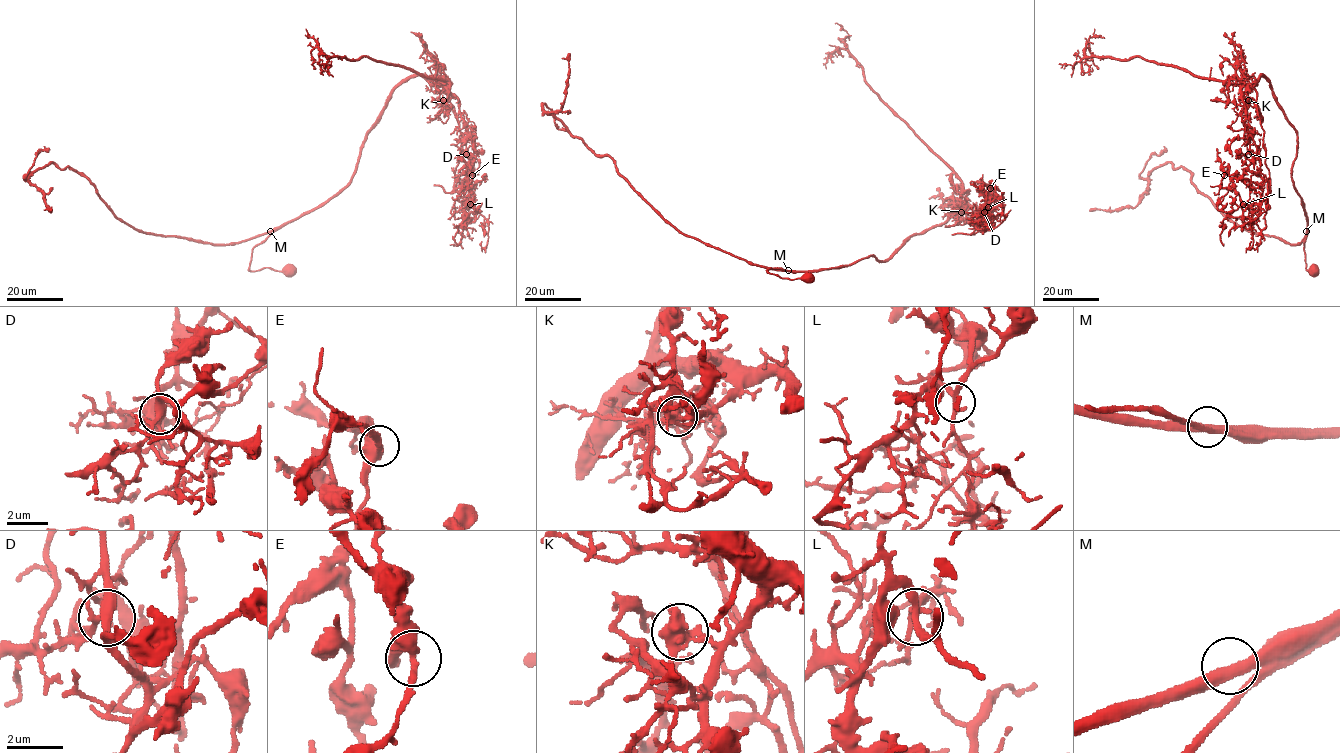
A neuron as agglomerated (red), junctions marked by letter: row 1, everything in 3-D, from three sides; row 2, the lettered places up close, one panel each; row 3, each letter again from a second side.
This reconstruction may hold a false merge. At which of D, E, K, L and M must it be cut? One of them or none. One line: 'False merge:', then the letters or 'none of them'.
False merge: K

